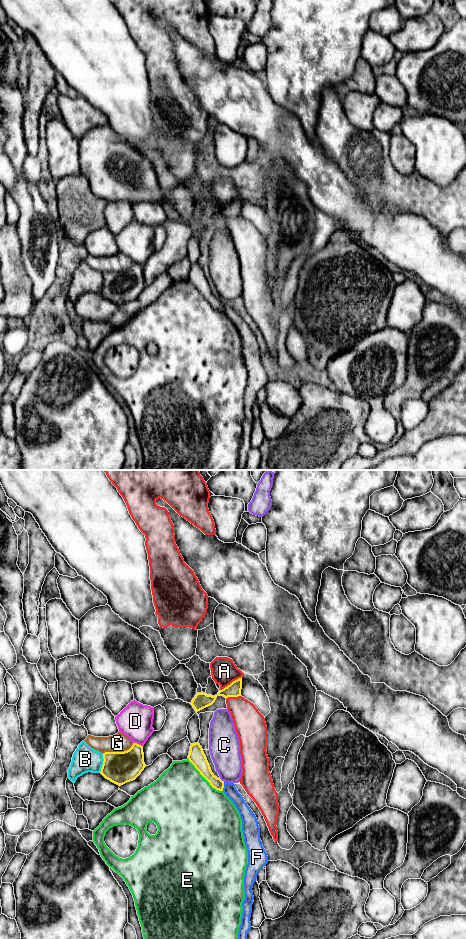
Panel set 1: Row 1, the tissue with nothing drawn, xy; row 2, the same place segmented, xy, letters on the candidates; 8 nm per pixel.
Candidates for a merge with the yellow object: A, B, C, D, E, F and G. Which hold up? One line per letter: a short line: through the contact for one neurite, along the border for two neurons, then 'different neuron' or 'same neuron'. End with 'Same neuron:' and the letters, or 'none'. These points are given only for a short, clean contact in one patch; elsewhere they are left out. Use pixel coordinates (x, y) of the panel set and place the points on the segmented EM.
A: line xy (241, 676), (219, 690); different neuron
B: different neuron
C: different neuron
D: different neuron
E: different neuron
F: line xy (224, 782), (222, 790); different neuron
G: different neuron
Same neuron: none

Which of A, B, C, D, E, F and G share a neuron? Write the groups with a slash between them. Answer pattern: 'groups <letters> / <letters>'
groups A / B / C / D / E / F / G

